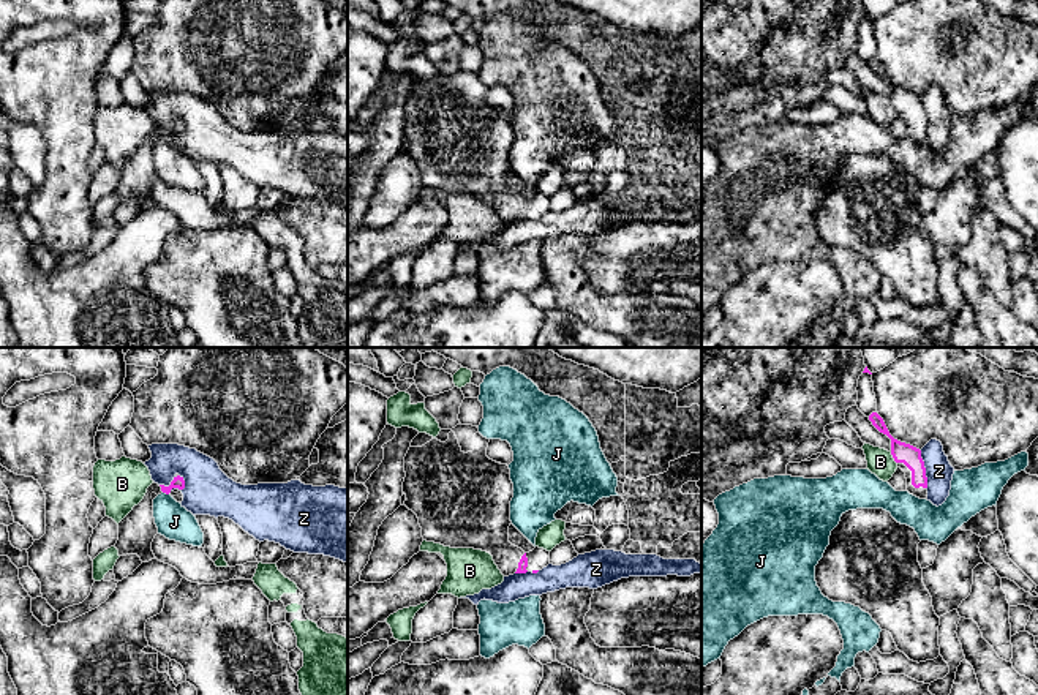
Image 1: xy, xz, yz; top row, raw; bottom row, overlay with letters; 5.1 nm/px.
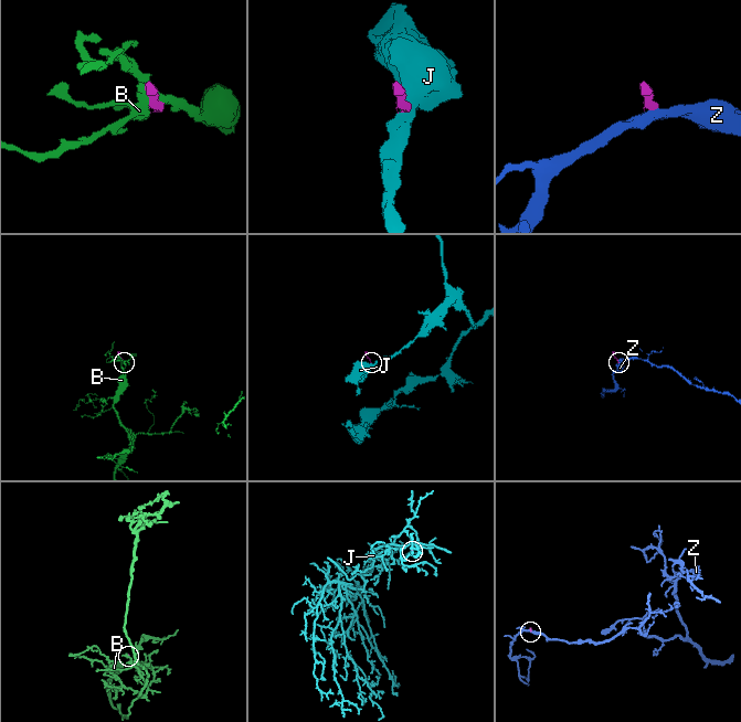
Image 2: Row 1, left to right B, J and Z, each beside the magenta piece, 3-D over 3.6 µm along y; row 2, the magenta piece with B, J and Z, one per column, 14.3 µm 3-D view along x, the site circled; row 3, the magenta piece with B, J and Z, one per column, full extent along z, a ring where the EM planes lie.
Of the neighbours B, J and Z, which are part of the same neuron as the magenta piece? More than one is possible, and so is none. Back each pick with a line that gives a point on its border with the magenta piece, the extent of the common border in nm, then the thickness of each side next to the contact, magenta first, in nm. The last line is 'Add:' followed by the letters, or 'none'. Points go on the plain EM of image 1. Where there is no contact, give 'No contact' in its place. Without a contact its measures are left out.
Add: none

